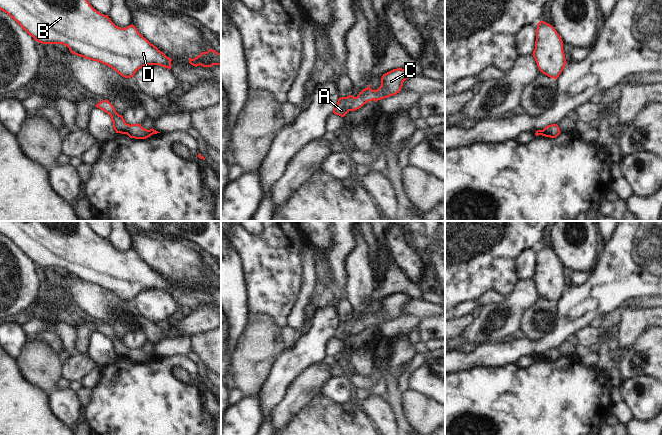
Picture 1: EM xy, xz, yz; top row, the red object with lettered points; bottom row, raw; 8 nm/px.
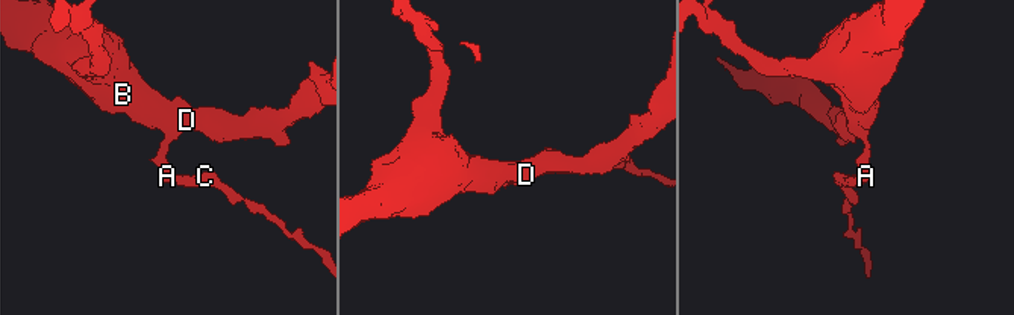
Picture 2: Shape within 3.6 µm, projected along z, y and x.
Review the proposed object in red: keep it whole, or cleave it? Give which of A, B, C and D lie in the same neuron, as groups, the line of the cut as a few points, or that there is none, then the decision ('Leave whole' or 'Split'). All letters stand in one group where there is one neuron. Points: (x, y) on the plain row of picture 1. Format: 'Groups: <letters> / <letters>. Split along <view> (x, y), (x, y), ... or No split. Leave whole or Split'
Groups: A B C D. No split. Leave whole

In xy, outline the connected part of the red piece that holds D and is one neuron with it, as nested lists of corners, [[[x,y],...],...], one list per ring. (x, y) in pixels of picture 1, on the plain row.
[[[0,221],[0,234],[13,242],[35,265],[63,268],[72,278],[105,288],[125,302],[133,301],[137,294],[147,289],[171,293],[172,283],[144,262],[134,249],[126,252],[116,250],[108,239],[95,234],[86,221]]]

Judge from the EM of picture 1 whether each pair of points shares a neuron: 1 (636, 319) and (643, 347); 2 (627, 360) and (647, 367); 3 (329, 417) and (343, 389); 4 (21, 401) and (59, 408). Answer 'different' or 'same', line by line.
1: different
2: same
3: different
4: different

